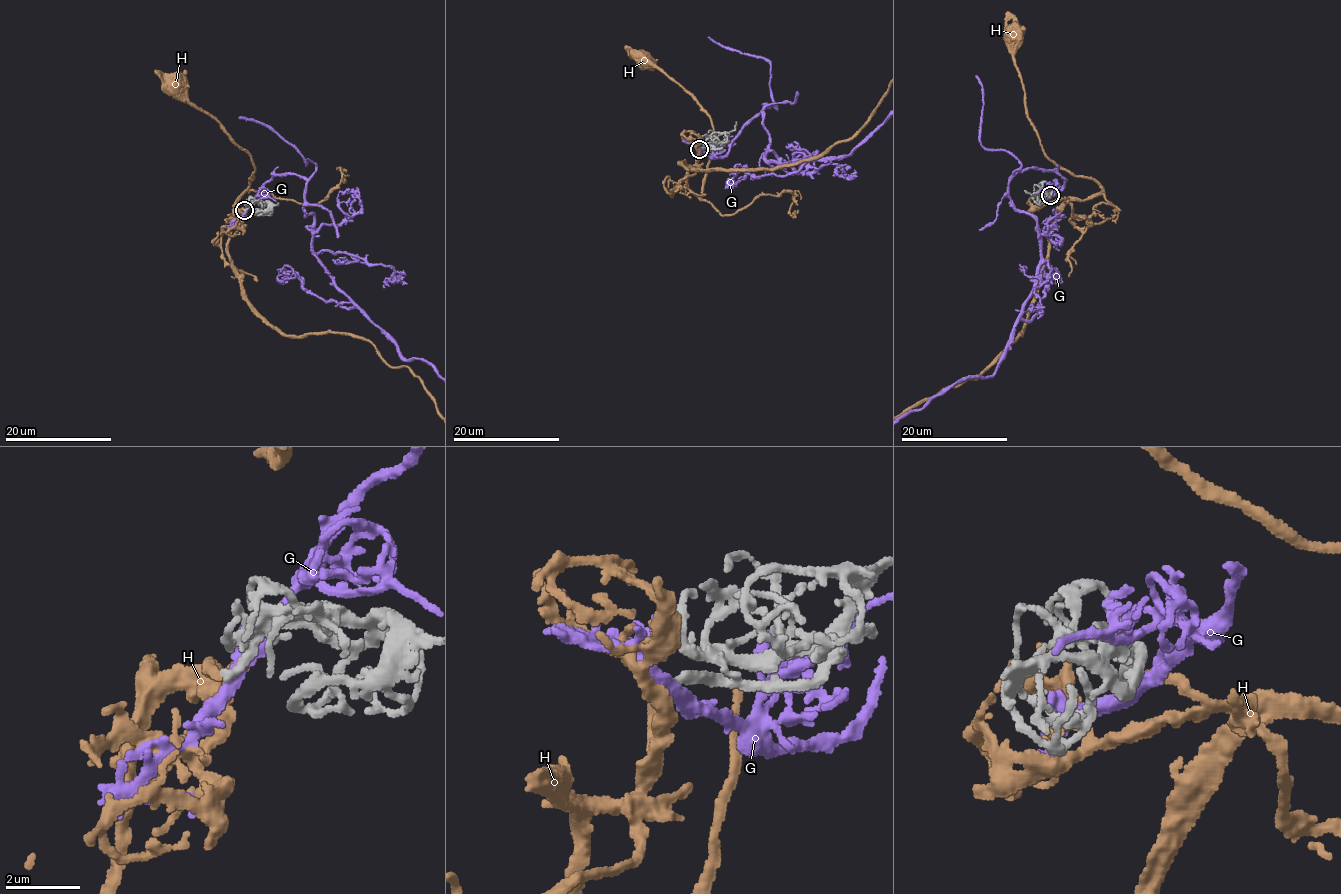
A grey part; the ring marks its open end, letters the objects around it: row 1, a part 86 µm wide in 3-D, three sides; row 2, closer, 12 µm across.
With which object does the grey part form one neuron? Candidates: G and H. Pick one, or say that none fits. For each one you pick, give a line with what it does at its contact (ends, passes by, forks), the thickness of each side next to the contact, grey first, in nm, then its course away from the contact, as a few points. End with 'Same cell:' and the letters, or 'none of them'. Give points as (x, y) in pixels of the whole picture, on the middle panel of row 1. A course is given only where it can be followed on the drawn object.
H: it ends there; 280 nm thick on the grey side, 240 nm on the other; it runs (699, 149), (698, 160), (688, 168), (687, 188), (696, 194), (706, 176), (713, 127), (693, 94), (643, 58)
Same cell: H

